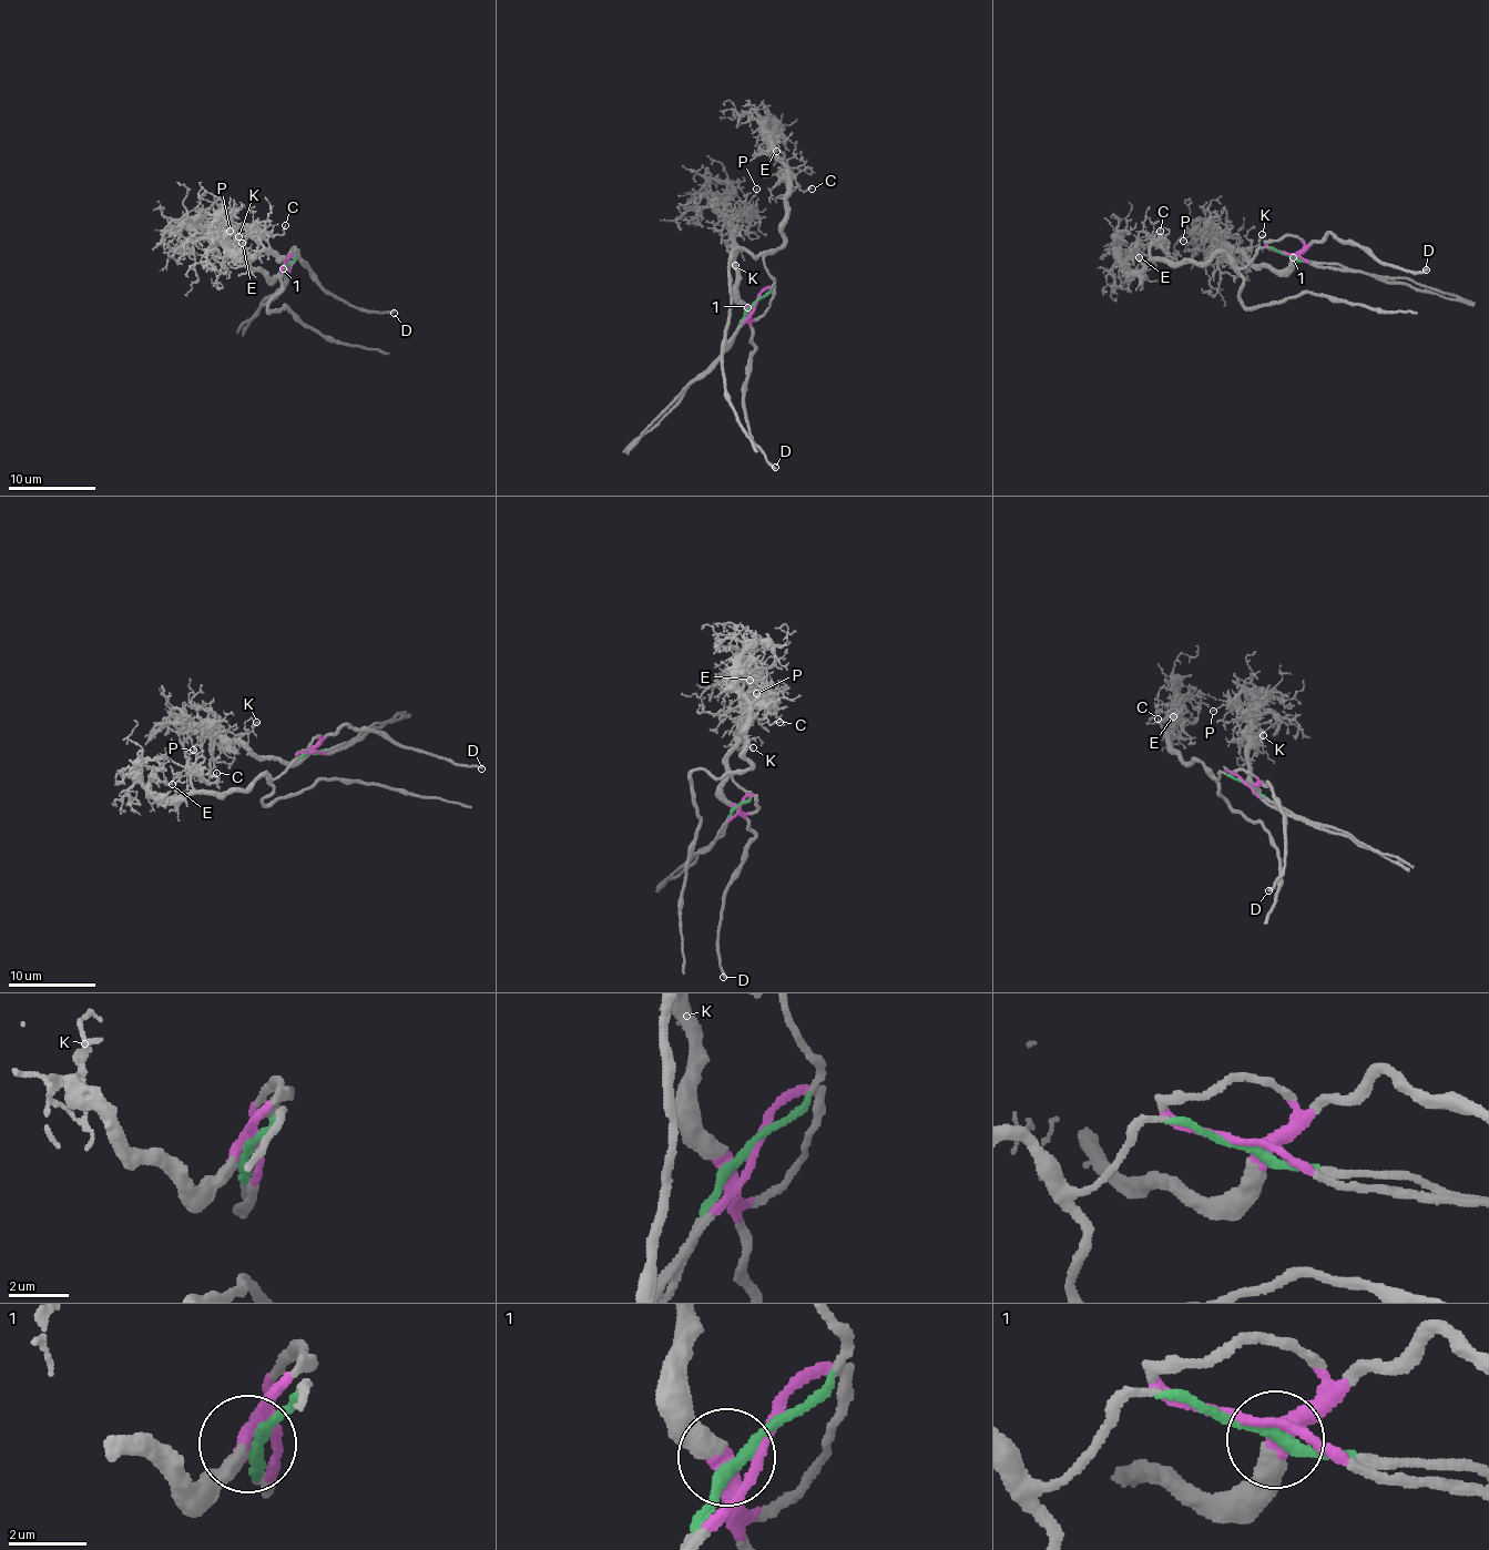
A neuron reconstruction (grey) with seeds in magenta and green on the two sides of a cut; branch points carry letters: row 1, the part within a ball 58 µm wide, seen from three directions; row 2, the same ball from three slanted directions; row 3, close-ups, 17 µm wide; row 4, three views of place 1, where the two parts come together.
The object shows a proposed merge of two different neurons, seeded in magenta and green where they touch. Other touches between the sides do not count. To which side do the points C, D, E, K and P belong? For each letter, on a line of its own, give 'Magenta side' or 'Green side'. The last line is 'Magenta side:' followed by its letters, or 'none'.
C: Green side
D: Magenta side
E: Green side
K: Magenta side
P: Magenta side
Magenta side: D, K, P

